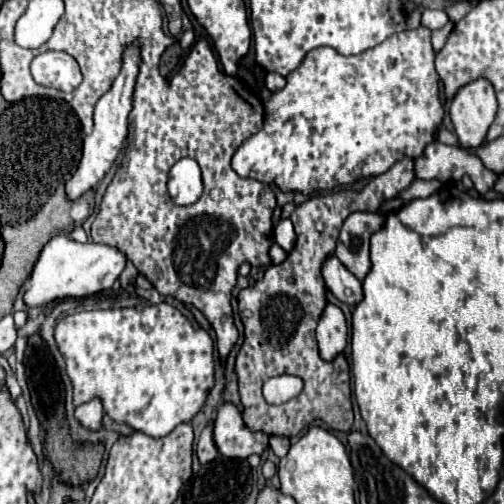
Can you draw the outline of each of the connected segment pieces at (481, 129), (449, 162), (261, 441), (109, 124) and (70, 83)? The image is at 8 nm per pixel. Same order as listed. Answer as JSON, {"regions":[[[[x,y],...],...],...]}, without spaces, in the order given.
{"regions":[[[[486,78],[462,86],[450,104],[454,132],[462,146],[480,146],[496,118],[496,94]]],[[[438,140],[430,142],[422,156],[416,160],[416,178],[420,180],[440,180],[448,182],[450,178],[462,178],[468,174],[478,190],[478,194],[486,194],[488,188],[494,186],[496,174],[488,174],[486,166],[478,156],[468,154],[462,148],[442,144]]],[[[224,402],[214,412],[214,444],[224,458],[248,458],[268,448],[268,436],[250,432],[240,410],[232,402]]],[[[126,48],[124,52],[124,66],[120,76],[114,80],[114,86],[98,100],[96,110],[94,110],[94,130],[90,136],[84,138],[84,148],[82,148],[82,160],[78,164],[76,174],[68,180],[66,184],[66,198],[68,200],[78,200],[84,196],[88,190],[92,190],[96,184],[102,182],[106,172],[112,168],[114,160],[118,158],[126,134],[128,134],[128,112],[130,112],[130,102],[132,102],[132,92],[134,92],[134,82],[138,74],[138,48]]],[[[42,52],[32,60],[30,68],[36,76],[36,84],[62,92],[72,92],[82,82],[78,62],[66,52]]]]}

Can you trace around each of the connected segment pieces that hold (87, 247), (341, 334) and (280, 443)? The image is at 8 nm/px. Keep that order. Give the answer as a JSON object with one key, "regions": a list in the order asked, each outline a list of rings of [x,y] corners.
{"regions":[[[[54,236],[38,256],[30,278],[26,280],[24,290],[24,304],[26,308],[46,308],[56,300],[66,298],[88,298],[98,292],[106,292],[112,288],[114,280],[124,270],[126,258],[116,248],[104,244],[78,244],[72,242],[68,236]]],[[[328,302],[316,328],[320,356],[324,360],[334,360],[346,348],[346,334],[348,334],[348,328],[346,328],[342,310],[336,304]]],[[[272,436],[272,438],[270,438],[270,448],[274,450],[274,454],[276,454],[276,456],[280,456],[280,458],[282,458],[282,456],[288,452],[288,448],[290,448],[290,442],[288,442],[286,438]]]]}

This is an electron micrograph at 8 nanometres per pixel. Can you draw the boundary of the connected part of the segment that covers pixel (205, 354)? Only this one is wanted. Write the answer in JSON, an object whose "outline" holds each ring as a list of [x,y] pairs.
{"outline":[[[170,304],[146,306],[144,310],[114,308],[76,312],[64,316],[56,324],[54,336],[66,360],[66,372],[74,384],[74,404],[84,404],[98,394],[112,420],[126,422],[130,428],[152,438],[162,438],[178,424],[190,422],[214,386],[216,368],[212,336],[204,328],[192,328],[192,324]]]}

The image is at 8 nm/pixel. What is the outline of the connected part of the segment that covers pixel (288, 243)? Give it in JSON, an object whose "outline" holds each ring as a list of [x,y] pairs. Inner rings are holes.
{"outline":[[[280,220],[280,224],[274,230],[274,242],[278,246],[282,246],[286,252],[290,252],[292,246],[294,246],[294,240],[296,240],[296,234],[294,234],[292,222],[290,220]]]}

